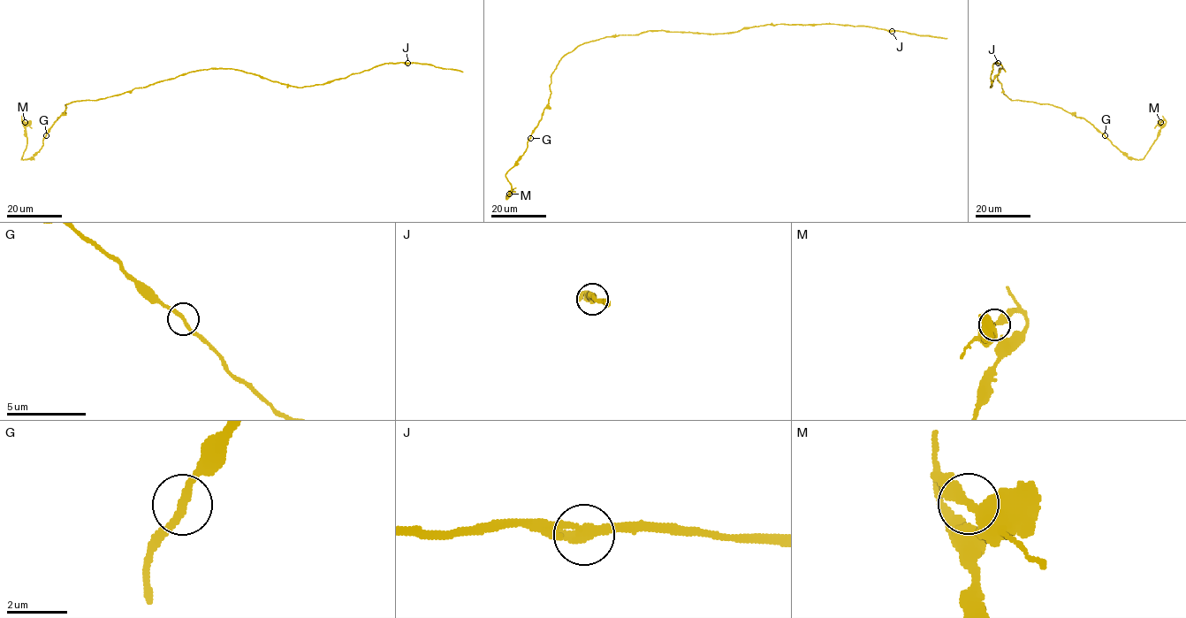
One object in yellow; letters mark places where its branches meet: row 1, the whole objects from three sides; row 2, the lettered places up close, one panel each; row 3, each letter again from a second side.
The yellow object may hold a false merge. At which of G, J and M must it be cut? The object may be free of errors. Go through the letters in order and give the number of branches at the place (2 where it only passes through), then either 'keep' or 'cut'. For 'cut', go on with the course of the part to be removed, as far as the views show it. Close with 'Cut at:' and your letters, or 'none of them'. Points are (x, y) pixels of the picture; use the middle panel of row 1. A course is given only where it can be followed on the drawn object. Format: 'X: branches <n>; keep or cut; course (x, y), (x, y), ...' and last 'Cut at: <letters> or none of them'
G: branches 2; keep
J: branches 2; keep
M: branches 2; keep
Cut at: none of them

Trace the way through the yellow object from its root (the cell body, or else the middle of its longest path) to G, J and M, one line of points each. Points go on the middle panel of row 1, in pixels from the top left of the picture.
G: (653, 31), (607, 36), (586, 41), (566, 53), (551, 76), (548, 105), (530, 138)
J: (653, 31), (723, 34), (776, 24), (838, 24), (892, 31)
M: (653, 31), (586, 41), (561, 58), (551, 76), (542, 118), (526, 151), (505, 174), (509, 194)

